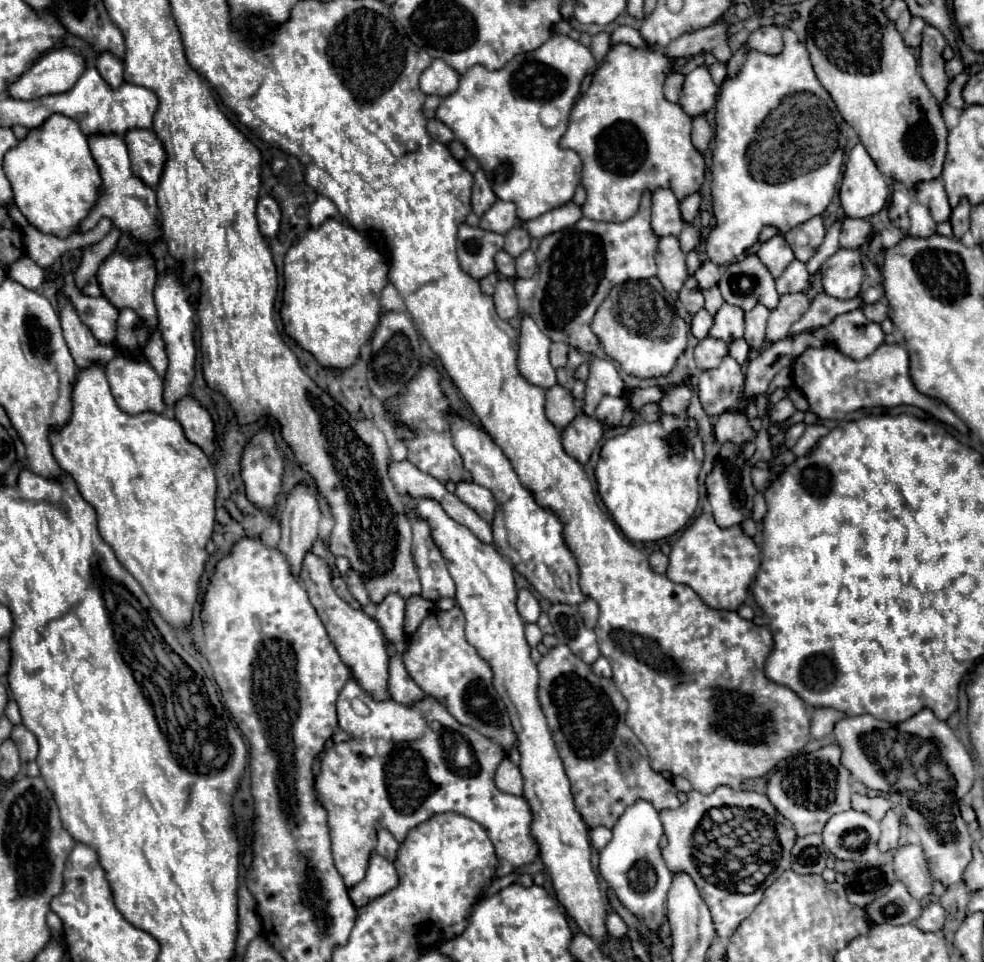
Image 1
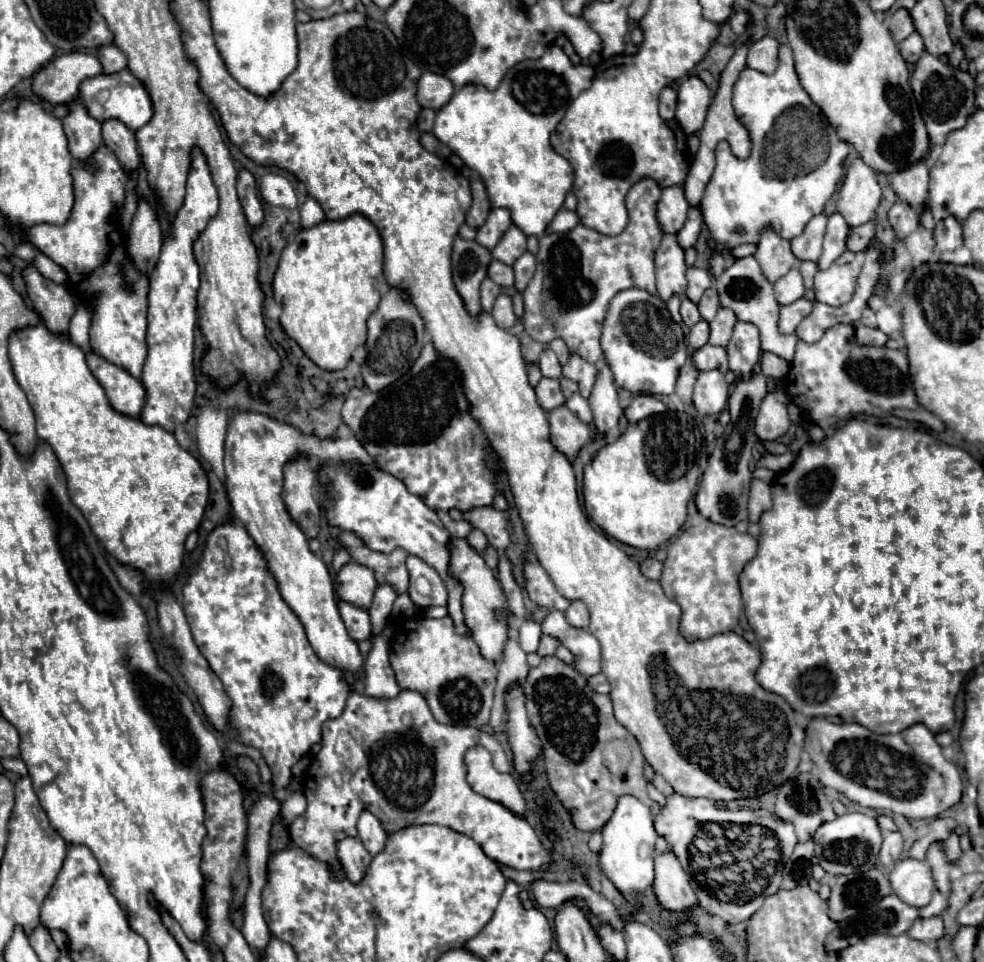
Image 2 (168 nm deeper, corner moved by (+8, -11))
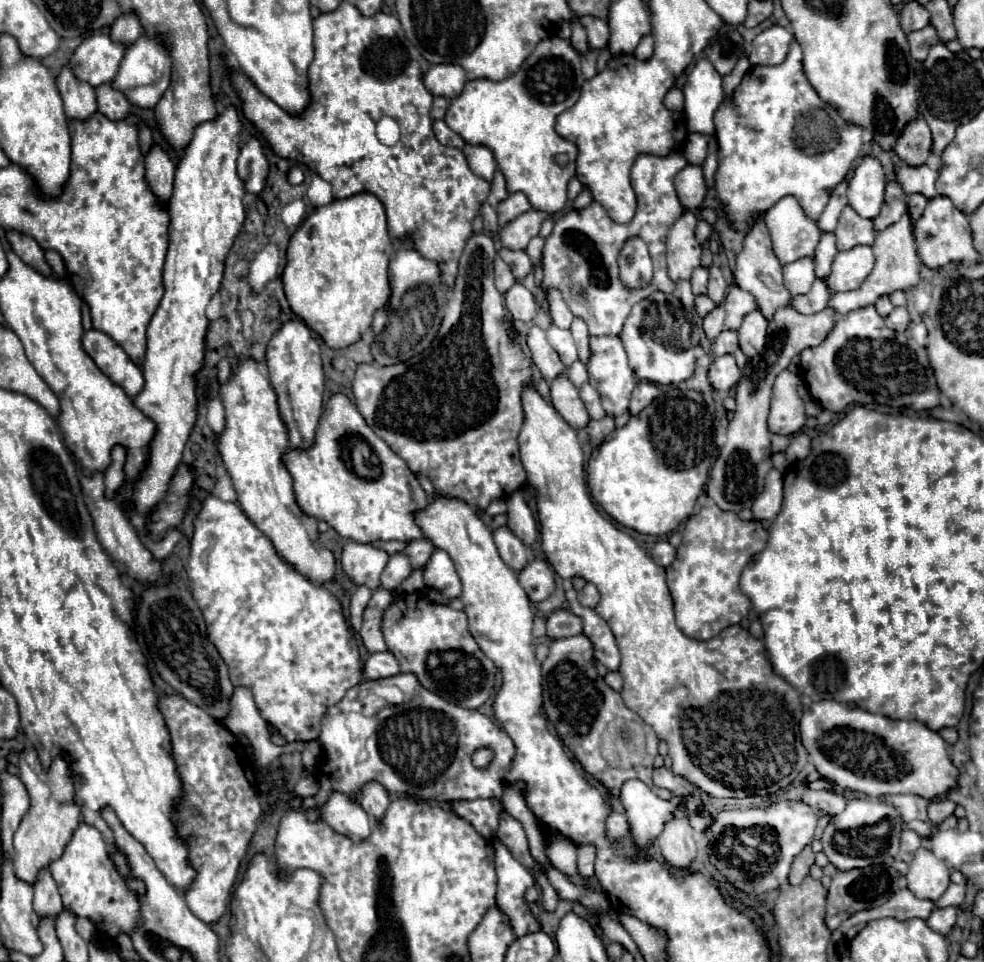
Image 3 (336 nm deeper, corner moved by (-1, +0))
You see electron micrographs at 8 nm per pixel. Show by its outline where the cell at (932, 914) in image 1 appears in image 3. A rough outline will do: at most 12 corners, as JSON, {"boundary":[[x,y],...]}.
{"boundary":[[954,906],[938,908],[926,922],[934,932],[948,934],[956,924]]}

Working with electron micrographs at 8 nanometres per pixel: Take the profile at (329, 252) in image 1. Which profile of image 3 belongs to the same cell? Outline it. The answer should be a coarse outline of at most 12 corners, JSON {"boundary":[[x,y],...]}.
{"boundary":[[382,202],[316,208],[282,272],[290,308],[346,348],[388,302]]}

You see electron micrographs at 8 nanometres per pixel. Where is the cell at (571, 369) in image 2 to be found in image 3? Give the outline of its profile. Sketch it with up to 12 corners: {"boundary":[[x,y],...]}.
{"boundary":[[574,318],[570,332],[578,346],[580,360],[586,362],[588,326],[582,318]]}

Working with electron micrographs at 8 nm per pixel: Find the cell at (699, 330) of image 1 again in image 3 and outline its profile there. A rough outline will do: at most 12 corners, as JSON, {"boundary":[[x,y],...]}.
{"boundary":[[724,308],[704,318],[704,332],[714,340],[724,330]]}

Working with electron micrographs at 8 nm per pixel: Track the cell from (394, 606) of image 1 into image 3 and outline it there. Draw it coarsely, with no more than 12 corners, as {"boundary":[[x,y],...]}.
{"boundary":[[404,552],[390,556],[380,582],[396,590],[410,574]]}

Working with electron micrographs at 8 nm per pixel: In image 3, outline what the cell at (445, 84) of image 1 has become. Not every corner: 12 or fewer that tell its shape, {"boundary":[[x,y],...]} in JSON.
{"boundary":[[434,64],[424,76],[432,96],[456,98],[466,72],[458,64]]}

